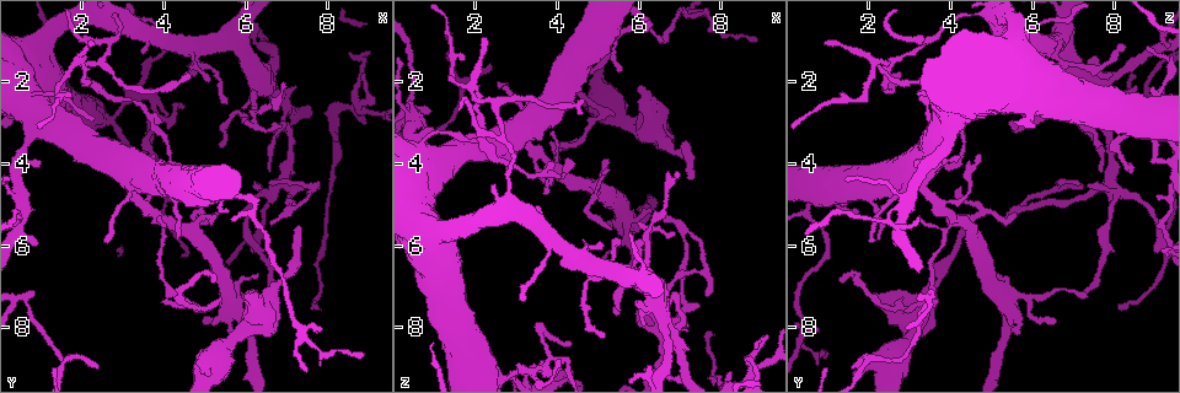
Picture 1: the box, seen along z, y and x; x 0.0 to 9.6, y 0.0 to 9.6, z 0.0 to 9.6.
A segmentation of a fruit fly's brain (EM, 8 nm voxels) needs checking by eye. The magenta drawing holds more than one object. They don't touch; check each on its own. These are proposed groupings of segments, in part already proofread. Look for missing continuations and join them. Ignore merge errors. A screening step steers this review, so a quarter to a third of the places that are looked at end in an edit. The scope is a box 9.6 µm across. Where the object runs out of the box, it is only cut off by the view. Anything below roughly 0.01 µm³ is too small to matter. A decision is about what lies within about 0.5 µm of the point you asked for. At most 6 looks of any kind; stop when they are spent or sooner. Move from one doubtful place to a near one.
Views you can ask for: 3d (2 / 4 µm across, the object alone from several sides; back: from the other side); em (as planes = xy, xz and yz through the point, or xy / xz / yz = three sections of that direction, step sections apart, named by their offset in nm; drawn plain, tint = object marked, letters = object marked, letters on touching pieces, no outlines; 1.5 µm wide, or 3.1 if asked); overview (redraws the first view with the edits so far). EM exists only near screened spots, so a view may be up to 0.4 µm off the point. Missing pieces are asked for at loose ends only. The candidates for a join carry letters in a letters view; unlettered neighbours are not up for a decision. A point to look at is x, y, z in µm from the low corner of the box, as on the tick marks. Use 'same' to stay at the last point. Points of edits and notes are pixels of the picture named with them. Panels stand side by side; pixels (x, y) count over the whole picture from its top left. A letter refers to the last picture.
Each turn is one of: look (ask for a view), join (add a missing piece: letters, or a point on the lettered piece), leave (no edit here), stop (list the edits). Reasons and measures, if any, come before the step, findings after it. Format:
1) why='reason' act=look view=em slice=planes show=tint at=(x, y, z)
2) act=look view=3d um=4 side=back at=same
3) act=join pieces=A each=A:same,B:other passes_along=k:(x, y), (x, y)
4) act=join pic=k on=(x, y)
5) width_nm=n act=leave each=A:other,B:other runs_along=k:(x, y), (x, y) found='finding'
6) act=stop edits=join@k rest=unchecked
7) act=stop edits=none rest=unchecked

why='free end' act=look view=em slice=planes show=letters at=(6.00, 7.25, 2.30)

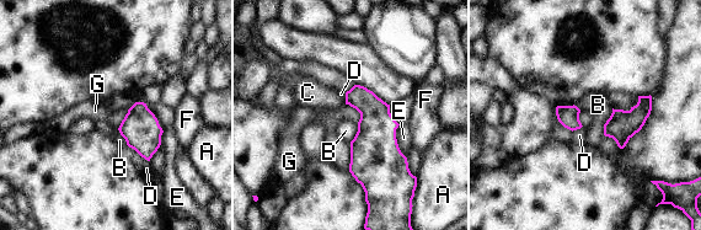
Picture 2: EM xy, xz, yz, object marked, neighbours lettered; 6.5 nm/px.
act=leave each=A:other,B:other,C:other,D:other,E:other,F:other,G:other border=2:(346, 103), (359, 113), (358, 123) found='no lettered piece goes on from it'

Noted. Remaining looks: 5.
why='free end' act=look view=em slice=planes show=letters at=(7.20, 5.50, 4.40)

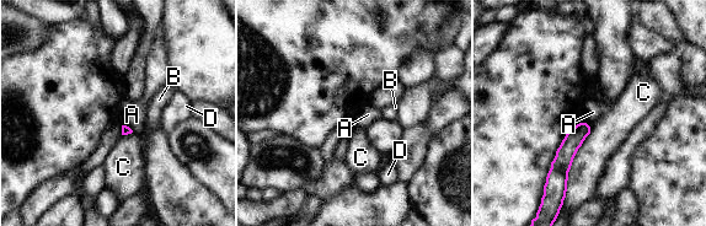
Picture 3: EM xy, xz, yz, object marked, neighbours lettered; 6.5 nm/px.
act=leave each=A:other,B:other,C:other,D:other border=3:(584, 122), (590, 127) found='none of them fits'

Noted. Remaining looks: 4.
why='thin end' act=look view=em slice=planes show=tint at=(2.45, 9.05, 1.50)

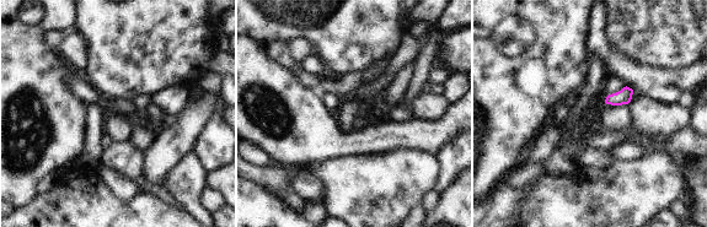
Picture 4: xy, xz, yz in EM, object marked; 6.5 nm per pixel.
act=look view=em slice=planes show=letters at=same

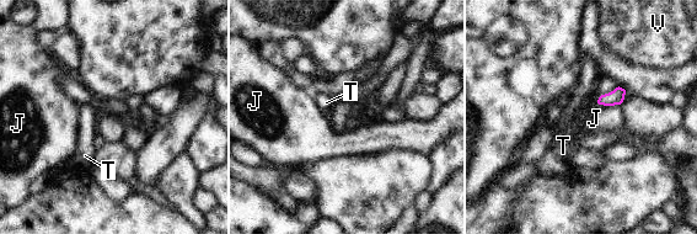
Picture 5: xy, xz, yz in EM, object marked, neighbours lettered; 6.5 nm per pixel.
act=leave each=J:other,T:other,V:other border=5:(596, 100), (602, 105), (620, 105) found='no lettered piece goes on from it'

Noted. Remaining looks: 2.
act=stop edits=none rest=unchecked

